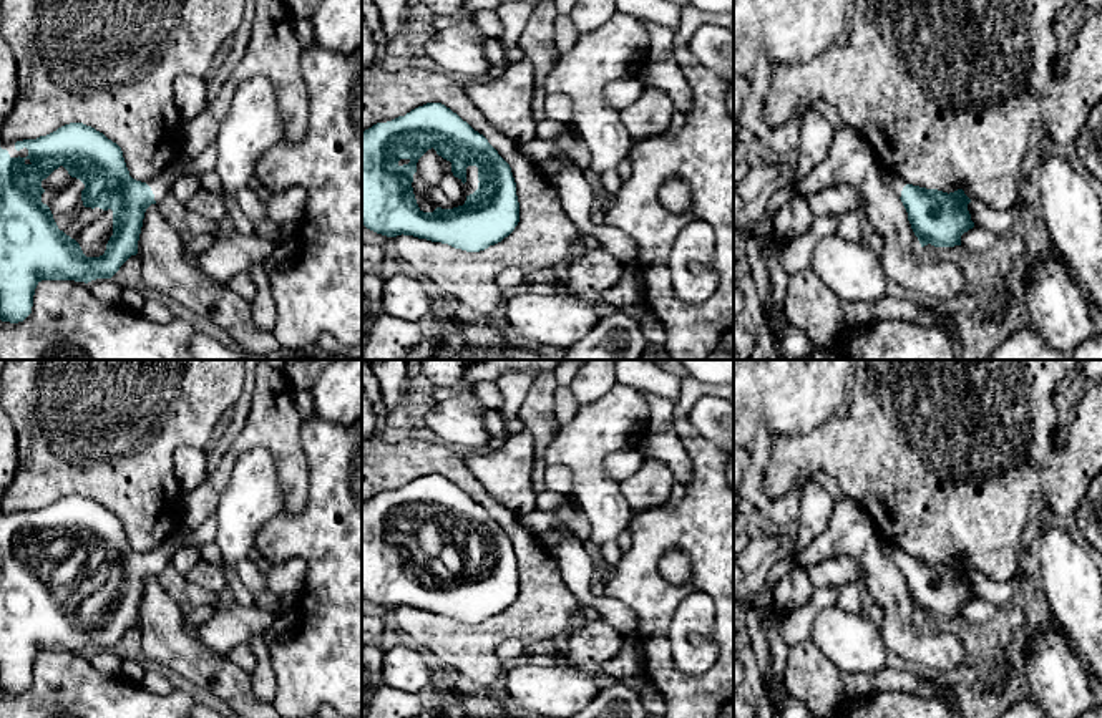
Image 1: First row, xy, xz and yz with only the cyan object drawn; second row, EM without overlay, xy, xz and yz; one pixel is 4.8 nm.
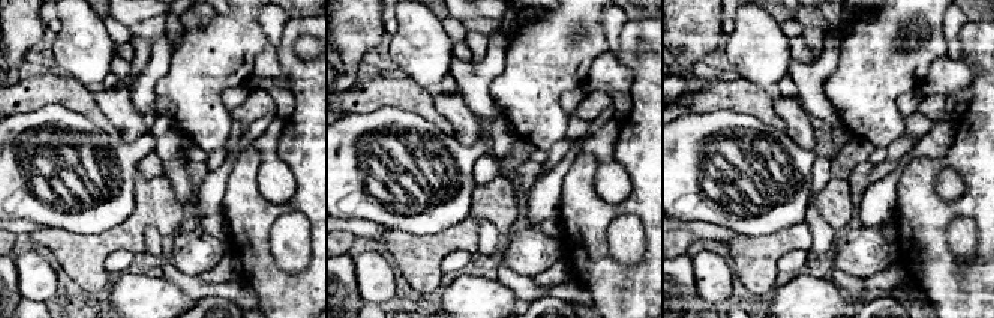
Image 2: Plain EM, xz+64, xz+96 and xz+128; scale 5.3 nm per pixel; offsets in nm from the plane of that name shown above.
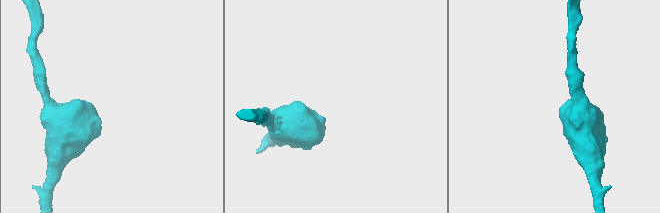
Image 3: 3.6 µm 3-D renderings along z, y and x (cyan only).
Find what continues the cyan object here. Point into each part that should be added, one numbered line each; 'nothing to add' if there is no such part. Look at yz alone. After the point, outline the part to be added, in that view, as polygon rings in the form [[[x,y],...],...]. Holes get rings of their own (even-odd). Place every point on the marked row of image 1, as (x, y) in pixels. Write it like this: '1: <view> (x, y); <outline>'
1: yz (897, 183); [[[888,172],[890,184],[898,197],[901,197],[903,187],[908,184],[905,179],[901,179],[898,174]]]

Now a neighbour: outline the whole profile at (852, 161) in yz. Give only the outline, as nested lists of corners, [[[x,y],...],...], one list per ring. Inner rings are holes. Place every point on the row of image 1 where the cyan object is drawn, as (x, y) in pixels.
[[[850,124],[835,131],[828,156],[797,184],[797,191],[807,196],[830,186],[846,186],[858,192],[861,216],[883,239],[880,260],[888,279],[939,303],[964,294],[966,275],[961,265],[921,257],[923,247],[890,184],[888,169],[866,138]]]

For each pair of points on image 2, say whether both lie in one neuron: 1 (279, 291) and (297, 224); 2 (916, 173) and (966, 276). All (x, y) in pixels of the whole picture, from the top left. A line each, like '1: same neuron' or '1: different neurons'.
1: different neurons
2: same neuron

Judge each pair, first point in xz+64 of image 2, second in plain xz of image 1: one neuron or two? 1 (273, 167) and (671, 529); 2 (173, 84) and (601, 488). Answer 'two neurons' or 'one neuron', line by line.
1: two neurons
2: one neuron

